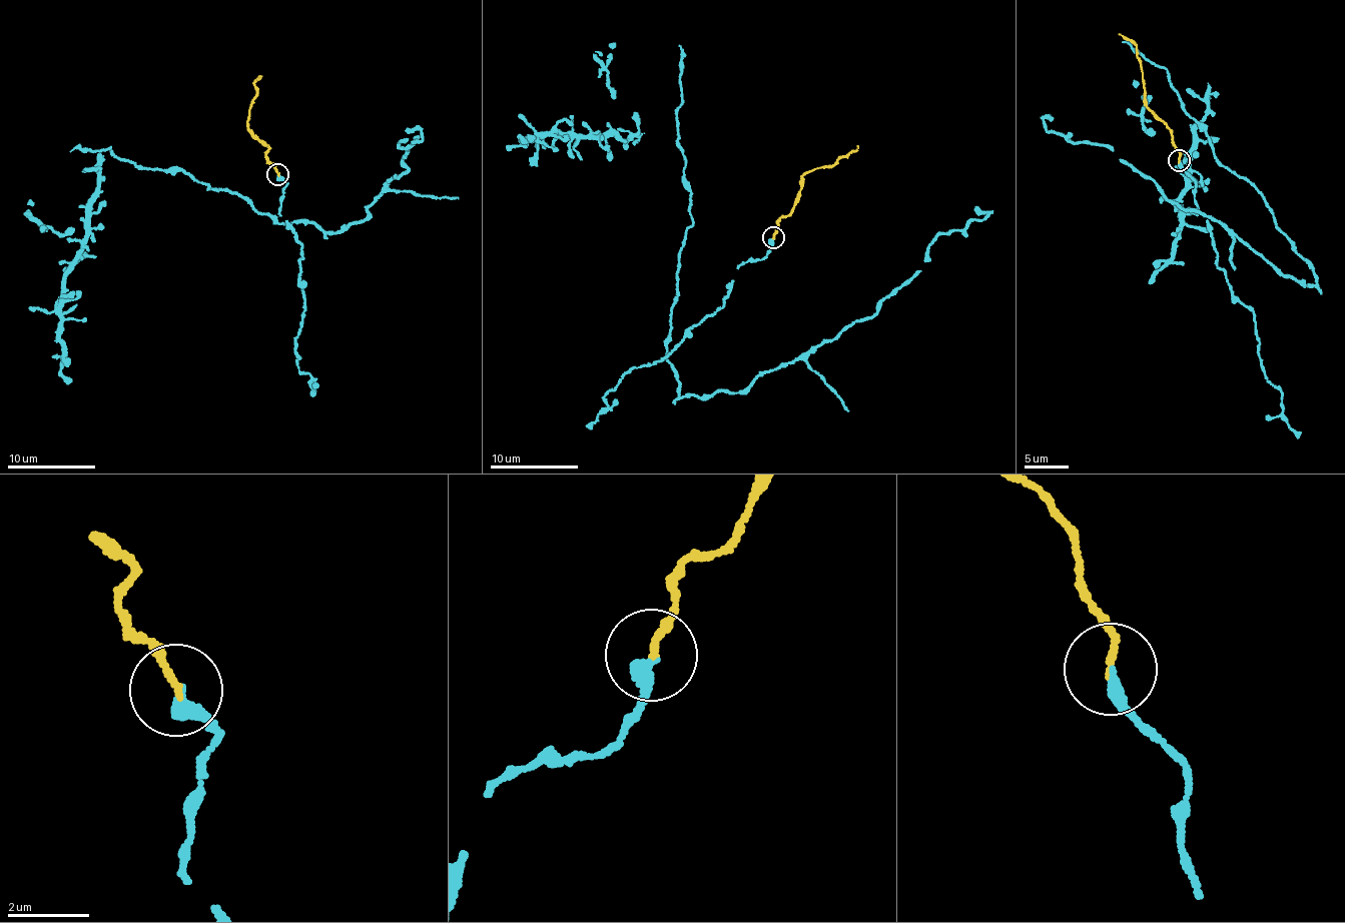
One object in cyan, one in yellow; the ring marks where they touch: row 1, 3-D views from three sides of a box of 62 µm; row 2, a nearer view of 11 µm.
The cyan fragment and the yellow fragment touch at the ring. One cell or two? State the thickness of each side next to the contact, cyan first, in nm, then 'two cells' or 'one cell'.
320/160 nm | one cell

